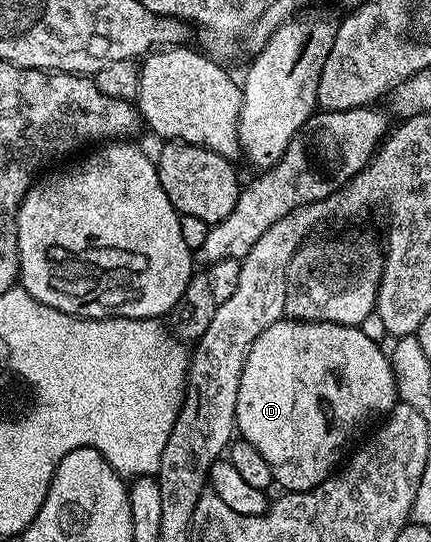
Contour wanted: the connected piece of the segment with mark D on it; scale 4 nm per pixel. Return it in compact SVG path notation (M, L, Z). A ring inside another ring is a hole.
M283 317L278 320L277 323L268 325L268 329L264 329L264 333L260 333L260 337L256 337L256 341L252 341L252 349L248 349L248 357L244 361L244 373L240 373L240 393L236 397L236 417L234 422L236 424L236 431L241 438L248 441L248 445L254 446L256 450L264 456L264 461L268 461L268 469L272 469L272 477L274 478L274 483L277 486L282 486L281 490L286 493L293 493L295 491L307 491L312 489L316 485L320 485L329 477L329 475L339 466L340 460L343 458L342 450L350 443L350 438L365 425L369 419L377 420L379 417L385 416L387 413L394 410L395 403L399 402L398 391L397 391L397 381L394 379L394 369L390 364L389 354L379 346L379 344L373 343L371 339L363 333L361 327L349 327L348 325L336 325L335 323L304 323L296 319L291 319L289 317Z

